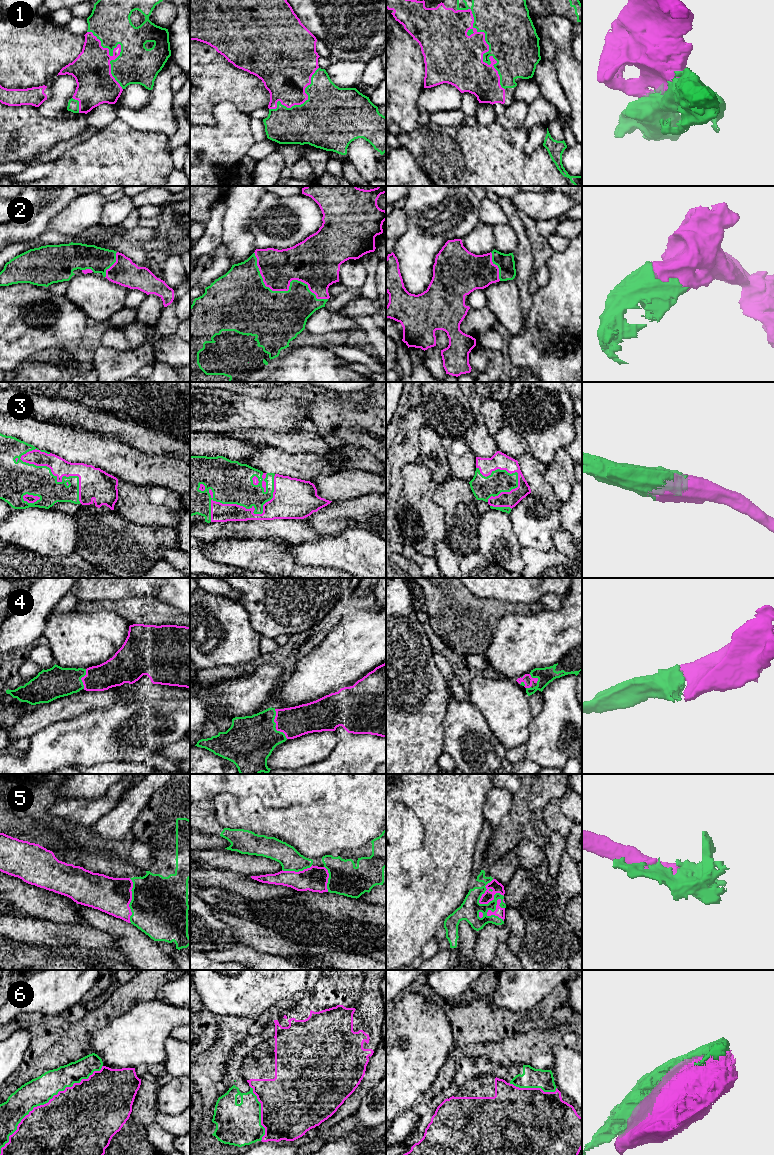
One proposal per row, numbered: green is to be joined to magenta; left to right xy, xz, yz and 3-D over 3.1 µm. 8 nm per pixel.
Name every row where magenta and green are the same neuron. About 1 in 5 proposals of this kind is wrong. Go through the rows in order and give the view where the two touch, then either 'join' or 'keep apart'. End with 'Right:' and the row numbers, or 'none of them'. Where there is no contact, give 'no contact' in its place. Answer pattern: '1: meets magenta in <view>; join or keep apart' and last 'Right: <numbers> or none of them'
1: meets magenta in yz; join
2: meets magenta in xz; join
3: meets magenta in xz; join
4: meets magenta in xy; join
5: meets magenta in yz; join
6: meets magenta in xy; keep apart
Right: 1, 2, 3, 4, 5

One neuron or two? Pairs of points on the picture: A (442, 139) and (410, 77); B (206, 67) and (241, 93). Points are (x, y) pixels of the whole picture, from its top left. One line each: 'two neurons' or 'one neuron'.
A: two neurons
B: one neuron

